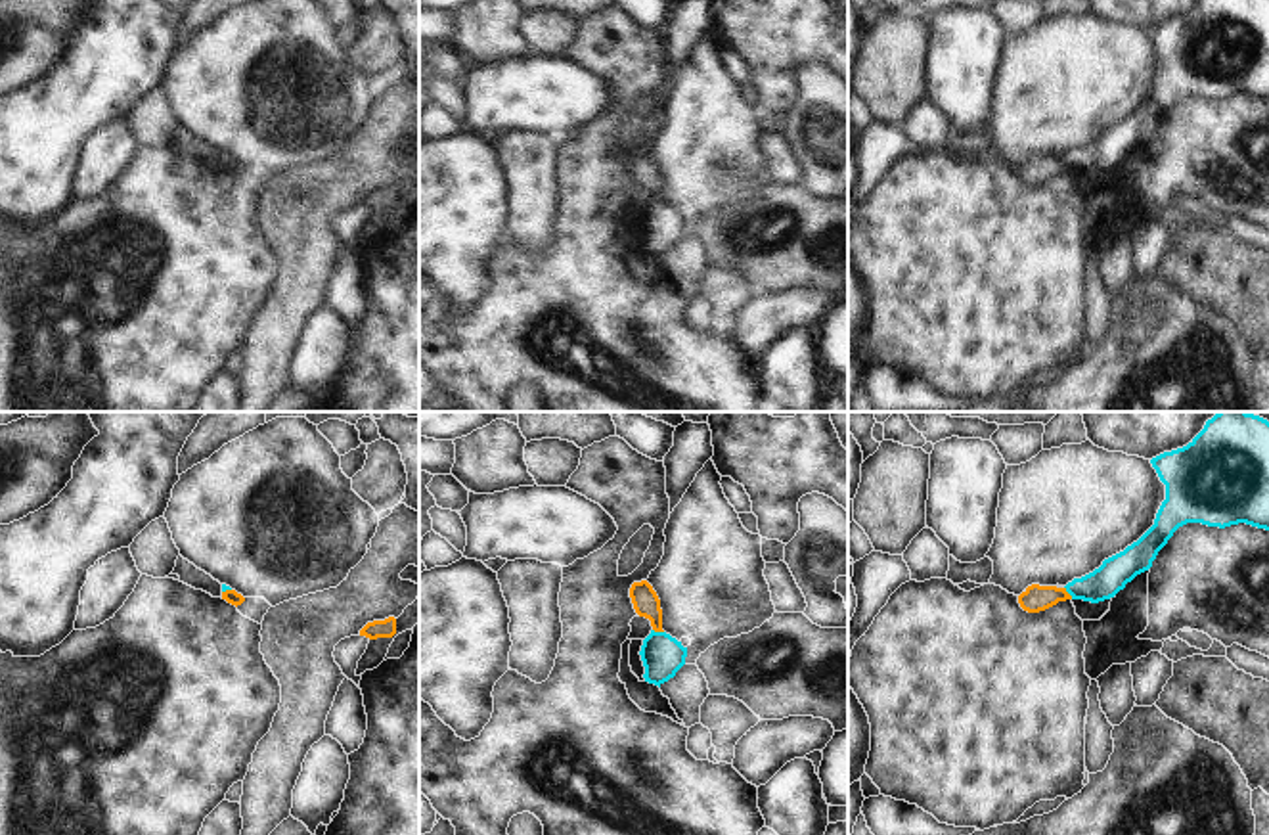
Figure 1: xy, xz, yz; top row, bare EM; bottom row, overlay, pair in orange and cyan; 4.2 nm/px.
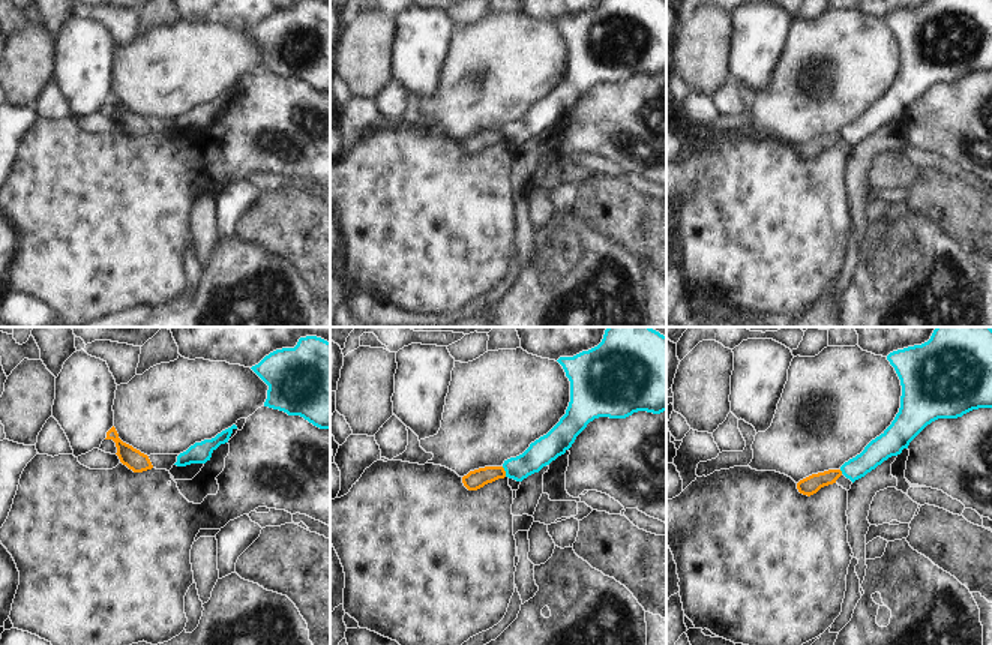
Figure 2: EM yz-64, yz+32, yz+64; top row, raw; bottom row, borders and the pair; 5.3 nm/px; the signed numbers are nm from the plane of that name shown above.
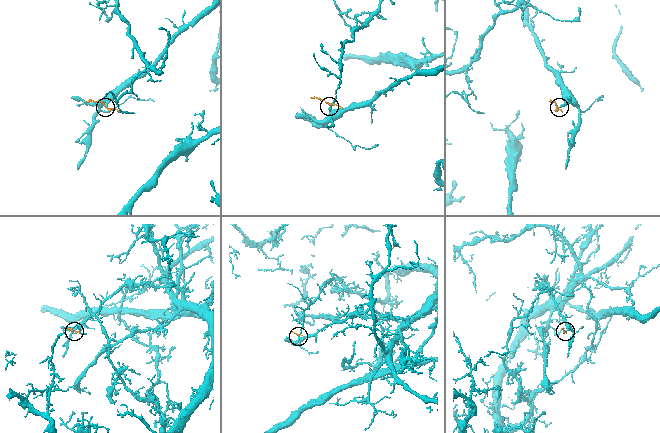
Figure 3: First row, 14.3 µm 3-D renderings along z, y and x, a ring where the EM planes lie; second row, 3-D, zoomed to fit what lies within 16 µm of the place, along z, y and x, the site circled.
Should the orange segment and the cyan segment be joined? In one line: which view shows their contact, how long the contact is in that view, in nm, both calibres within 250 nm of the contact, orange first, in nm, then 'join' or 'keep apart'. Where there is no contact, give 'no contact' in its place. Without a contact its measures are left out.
yz | 70 nm | 120/140 nm | keep apart

